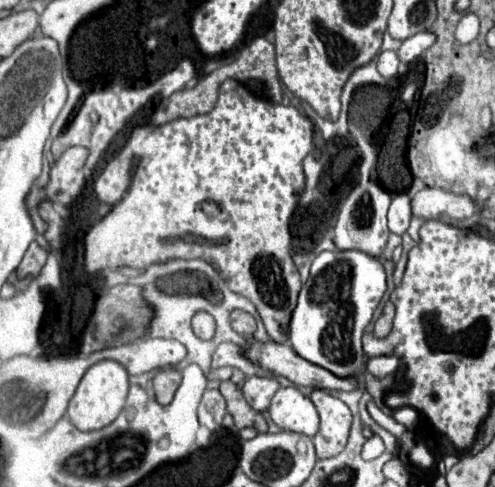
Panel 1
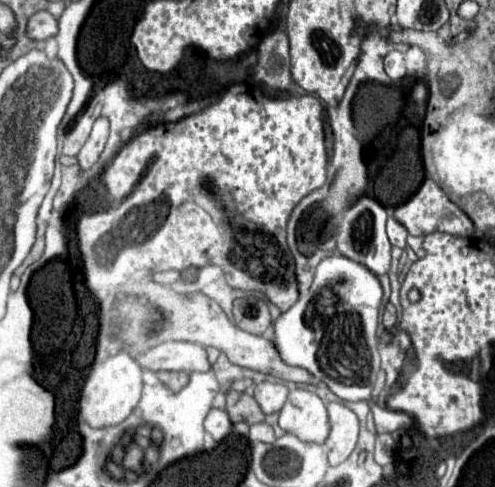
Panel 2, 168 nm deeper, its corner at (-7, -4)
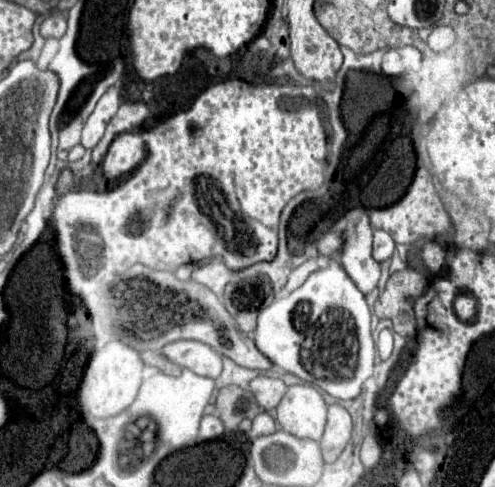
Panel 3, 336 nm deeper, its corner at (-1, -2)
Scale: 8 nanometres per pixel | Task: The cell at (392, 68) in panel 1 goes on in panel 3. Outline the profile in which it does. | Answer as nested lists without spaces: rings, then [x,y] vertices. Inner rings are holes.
[[[387,50],[385,62],[383,62],[383,70],[385,70],[387,76],[399,76],[401,74],[401,60],[399,60],[399,52],[397,50]]]

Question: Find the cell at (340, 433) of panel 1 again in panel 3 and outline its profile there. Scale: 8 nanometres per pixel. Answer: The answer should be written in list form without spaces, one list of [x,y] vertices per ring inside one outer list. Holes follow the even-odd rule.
[[[331,404],[327,414],[327,426],[323,438],[319,440],[325,462],[335,462],[341,456],[343,448],[351,440],[351,430],[353,430],[353,420],[349,412],[339,404]]]

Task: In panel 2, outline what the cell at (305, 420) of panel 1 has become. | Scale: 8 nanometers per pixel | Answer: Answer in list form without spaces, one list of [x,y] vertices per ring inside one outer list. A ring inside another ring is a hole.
[[[295,388],[279,412],[279,426],[303,442],[323,444],[329,436],[325,402],[305,388]]]

